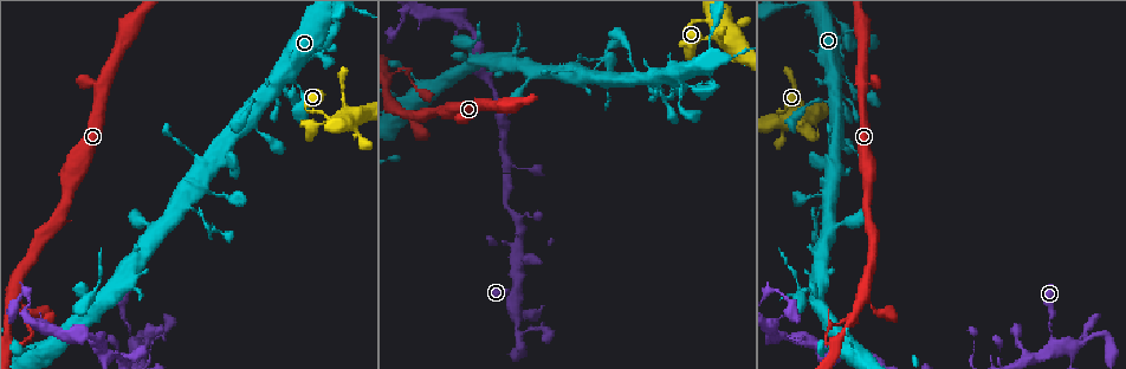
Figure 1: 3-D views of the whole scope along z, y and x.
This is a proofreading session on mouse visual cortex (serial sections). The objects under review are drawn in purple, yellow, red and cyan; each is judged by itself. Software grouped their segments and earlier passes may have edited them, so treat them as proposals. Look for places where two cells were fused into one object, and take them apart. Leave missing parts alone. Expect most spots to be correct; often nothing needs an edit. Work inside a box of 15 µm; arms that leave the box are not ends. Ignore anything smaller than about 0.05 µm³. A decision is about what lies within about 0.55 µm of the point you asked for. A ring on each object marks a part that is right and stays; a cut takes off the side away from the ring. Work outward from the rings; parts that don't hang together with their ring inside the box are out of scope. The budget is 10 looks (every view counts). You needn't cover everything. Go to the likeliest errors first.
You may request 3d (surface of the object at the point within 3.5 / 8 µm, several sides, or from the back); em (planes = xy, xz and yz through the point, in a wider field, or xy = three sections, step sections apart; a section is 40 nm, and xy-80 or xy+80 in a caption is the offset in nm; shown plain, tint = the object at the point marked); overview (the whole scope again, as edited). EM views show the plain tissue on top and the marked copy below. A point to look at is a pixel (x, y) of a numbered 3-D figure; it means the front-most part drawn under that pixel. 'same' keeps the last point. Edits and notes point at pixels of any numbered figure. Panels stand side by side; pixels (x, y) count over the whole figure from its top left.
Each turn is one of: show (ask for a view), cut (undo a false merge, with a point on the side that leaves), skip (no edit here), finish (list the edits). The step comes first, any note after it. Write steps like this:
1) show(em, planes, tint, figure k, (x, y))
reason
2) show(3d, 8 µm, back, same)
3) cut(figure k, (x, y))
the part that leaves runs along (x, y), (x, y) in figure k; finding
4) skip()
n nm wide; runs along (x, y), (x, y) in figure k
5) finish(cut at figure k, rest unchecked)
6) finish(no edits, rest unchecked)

show(3d, 3.5 µm, figure 1, (141, 337))
small branch off a trunk

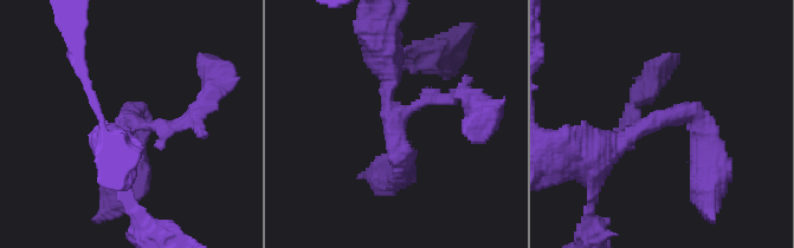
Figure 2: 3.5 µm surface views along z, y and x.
show(em, planes, tint, figure 2, (124, 124))

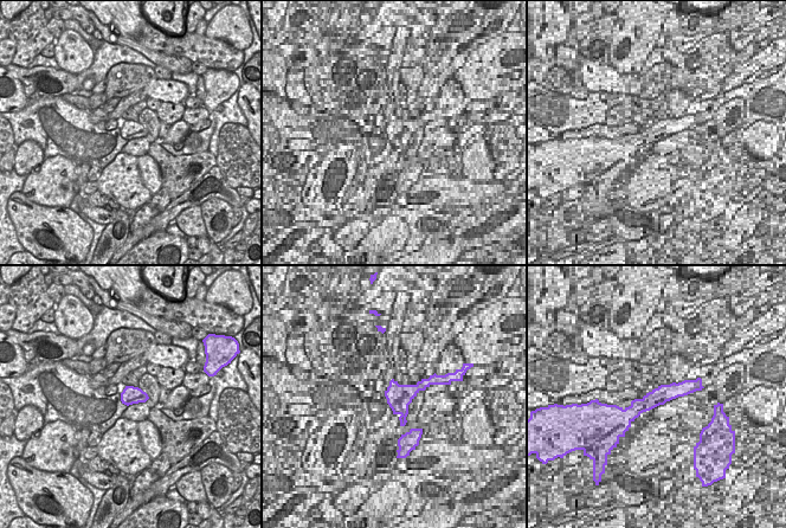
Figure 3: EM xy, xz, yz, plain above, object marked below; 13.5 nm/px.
show(em, xy, step 2, tint, same)
another direction

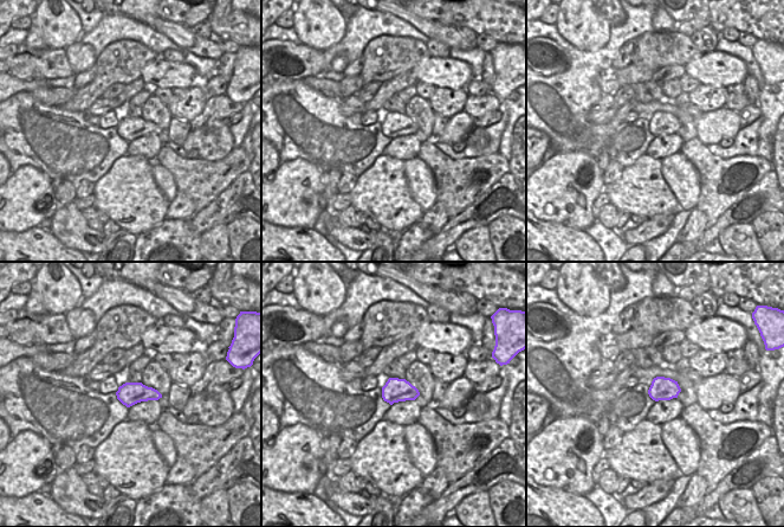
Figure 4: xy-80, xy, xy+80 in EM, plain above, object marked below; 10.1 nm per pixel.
skip()
runs along (381, 37), (388, 118), (402, 167) in figure 2; all the same cell

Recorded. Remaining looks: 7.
show(3d, 8 µm, figure 1, (392, 74))
sharp bend

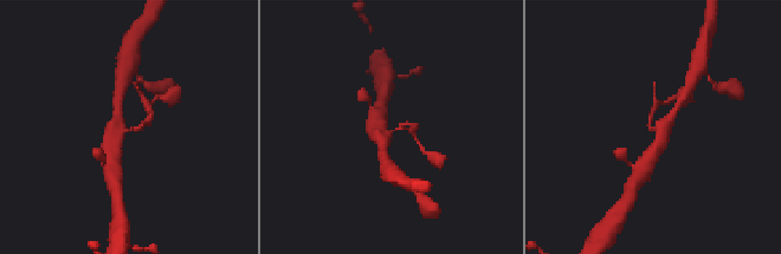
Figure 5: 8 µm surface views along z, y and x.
show(em, xy, step 1, tint, figure 5, (393, 130))
3 arms; arms of 150, 250, 450 nm

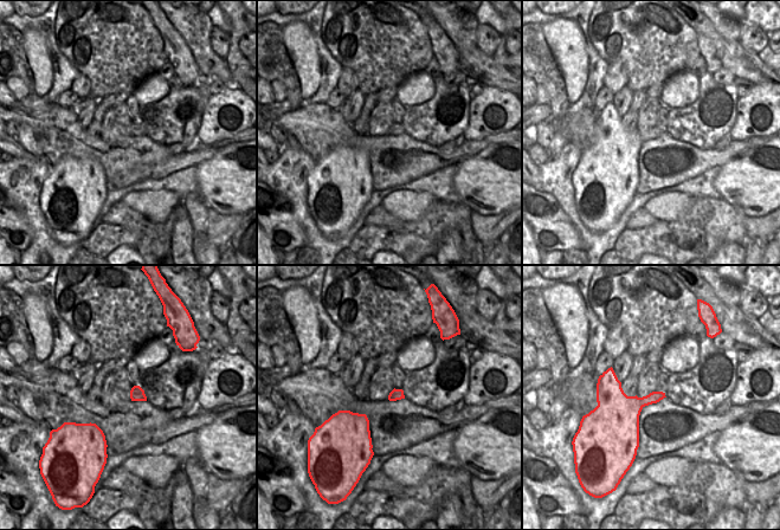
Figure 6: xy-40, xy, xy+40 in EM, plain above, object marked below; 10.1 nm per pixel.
skip()
runs along (383, 149), (385, 137), (406, 123), (414, 126) in figure 5; all the same cell

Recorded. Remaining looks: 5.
show(3d, 8 µm, figure 1, (807, 118))
thick turns thin

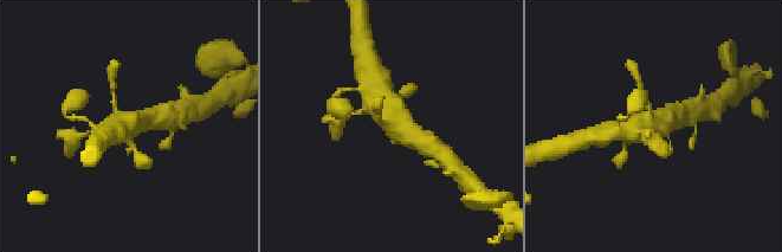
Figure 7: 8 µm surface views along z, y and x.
show(em, xy, step 2, tint, figure 7, (654, 129))

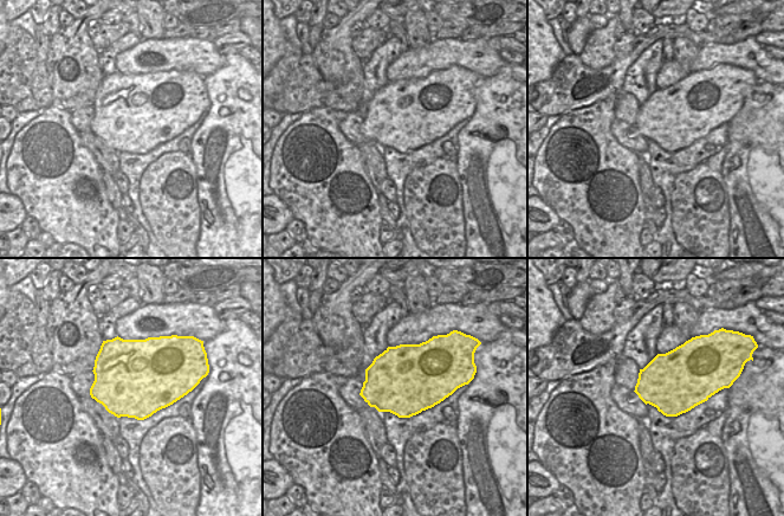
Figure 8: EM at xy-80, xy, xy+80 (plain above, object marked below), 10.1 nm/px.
skip()
runs along (628, 129), (663, 129), (670, 155) in figure 7; one cell here

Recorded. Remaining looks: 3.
show(3d, 3.5 µm, figure 1, (257, 102))
three-way junction

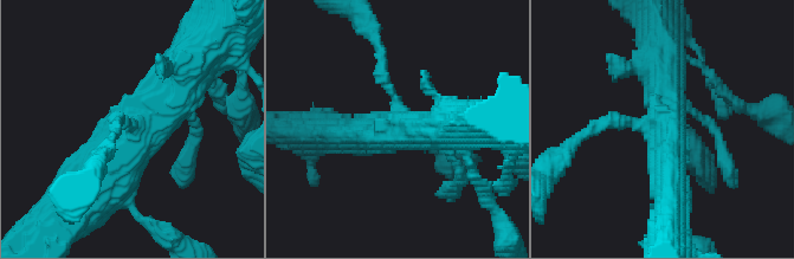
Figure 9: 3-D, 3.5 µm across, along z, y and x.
show(em, xy, step 3, tint, figure 9, (396, 117))
3 arms; arms of 150, 500, 600 nm

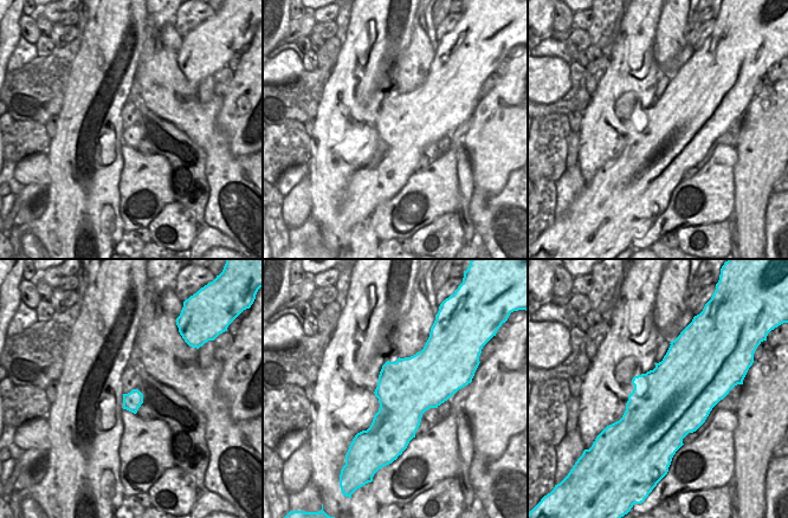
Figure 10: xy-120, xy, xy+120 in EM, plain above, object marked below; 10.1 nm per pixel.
skip()
runs along (187, 64), (180, 94), (92, 192) in figure 9; continuous, no second cell

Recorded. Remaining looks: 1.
finish(no edits, rest unchecked)

